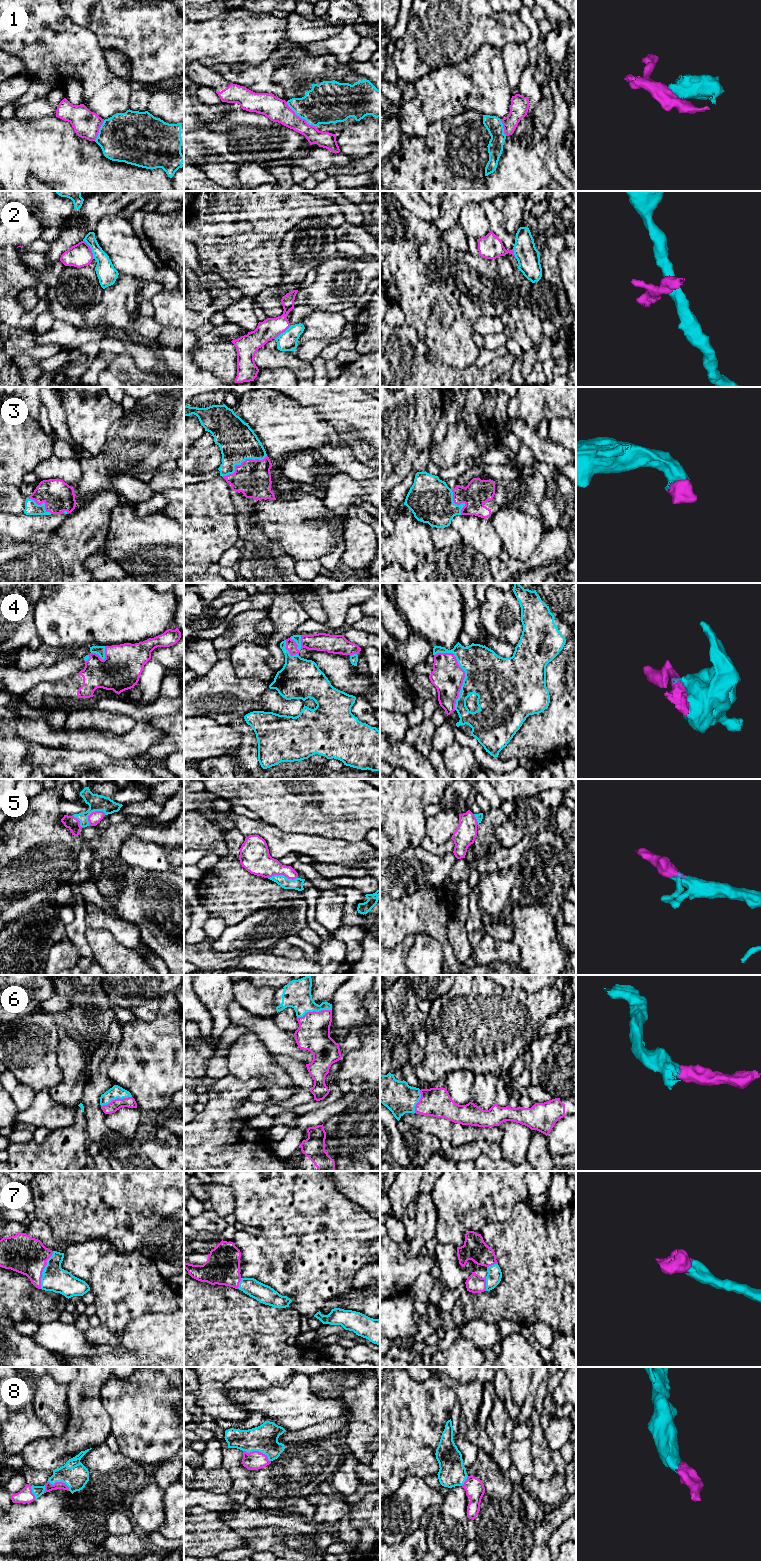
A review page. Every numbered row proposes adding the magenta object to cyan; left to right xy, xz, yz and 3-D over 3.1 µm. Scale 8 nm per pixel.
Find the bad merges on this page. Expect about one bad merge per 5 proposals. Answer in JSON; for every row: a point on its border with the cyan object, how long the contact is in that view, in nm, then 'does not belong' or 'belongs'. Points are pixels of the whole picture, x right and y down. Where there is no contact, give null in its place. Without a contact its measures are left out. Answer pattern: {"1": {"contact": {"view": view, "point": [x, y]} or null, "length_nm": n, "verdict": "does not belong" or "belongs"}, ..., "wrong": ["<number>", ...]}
{"1": {"contact": {"view": "xz", "point": [300, 117]}, "length_nm": 320, "verdict": "does not belong"}, "2": {"contact": {"view": "xy", "point": [91, 249]}, "length_nm": 170, "verdict": "does not belong"}, "3": {"contact": {"view": "xz", "point": [242, 461]}, "length_nm": 400, "verdict": "belongs"}, "4": {"contact": {"view": "yz", "point": [465, 674]}, "length_nm": 480, "verdict": "belongs"}, "5": {"contact": {"view": "xz", "point": [282, 875]}, "length_nm": 240, "verdict": "belongs"}, "6": {"contact": {"view": "xz", "point": [314, 1010]}, "length_nm": 280, "verdict": "belongs"}, "7": {"contact": {"view": "xy", "point": [43, 1270]}, "length_nm": 320, "verdict": "belongs"}, "8": {"contact": {"view": "xz", "point": [257, 1450]}, "length_nm": 240, "verdict": "belongs"}, "wrong": ["1", "2"]}

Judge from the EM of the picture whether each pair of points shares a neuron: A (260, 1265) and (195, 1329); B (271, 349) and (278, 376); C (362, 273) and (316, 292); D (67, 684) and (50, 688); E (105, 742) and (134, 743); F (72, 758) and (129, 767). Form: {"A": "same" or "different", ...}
{"A": "different", "B": "different", "C": "same", "D": "same", "E": "same", "F": "same"}

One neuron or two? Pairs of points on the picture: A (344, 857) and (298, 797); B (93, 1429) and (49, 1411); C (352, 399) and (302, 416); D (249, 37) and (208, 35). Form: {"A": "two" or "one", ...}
{"A": "two", "B": "two", "C": "two", "D": "one"}

